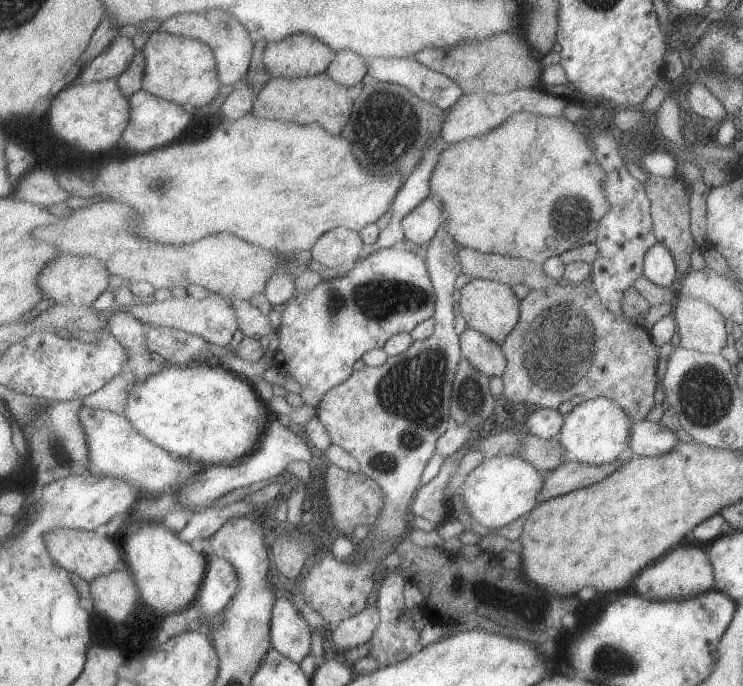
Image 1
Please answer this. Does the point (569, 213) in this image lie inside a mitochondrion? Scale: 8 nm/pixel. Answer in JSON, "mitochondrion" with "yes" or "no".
{"mitochondrion":"yes"}

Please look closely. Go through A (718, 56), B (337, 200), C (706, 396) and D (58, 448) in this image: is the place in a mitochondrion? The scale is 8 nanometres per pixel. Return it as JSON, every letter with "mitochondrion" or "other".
{"A":"mitochondrion","B":"other","C":"mitochondrion","D":"mitochondrion"}

